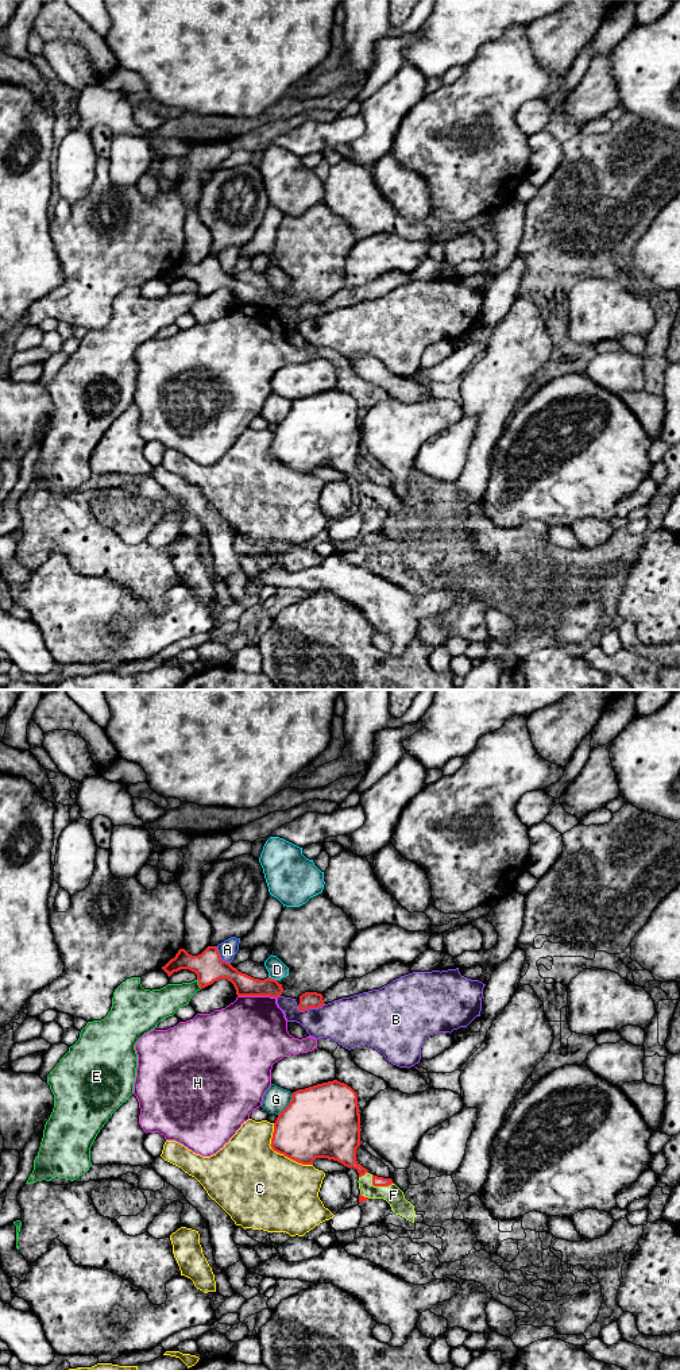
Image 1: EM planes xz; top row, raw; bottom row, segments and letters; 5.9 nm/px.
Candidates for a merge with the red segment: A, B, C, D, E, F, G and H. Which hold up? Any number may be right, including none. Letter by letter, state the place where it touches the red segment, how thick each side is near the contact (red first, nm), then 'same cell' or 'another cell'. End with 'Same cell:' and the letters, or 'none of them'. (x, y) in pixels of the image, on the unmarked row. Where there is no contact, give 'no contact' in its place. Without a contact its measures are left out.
A: contact xz (220, 266); calibres 170 and 110 nm; another cell
B: contact xz (310, 316); calibres 100 and 280 nm; another cell
C: contact xz (279, 462); calibres 380 and 480 nm; another cell
D: contact xz (273, 288); calibres 130 and 110 nm; another cell
E: contact xz (199, 293); calibres 170 and 180 nm; another cell
F: contact xz (373, 493); calibres 60 and 110 nm; same cell
G: contact xz (289, 413); calibres 440 and 150 nm; another cell
H: contact xz (257, 304); calibres 130 and 440 nm; another cell
Same cell: F

